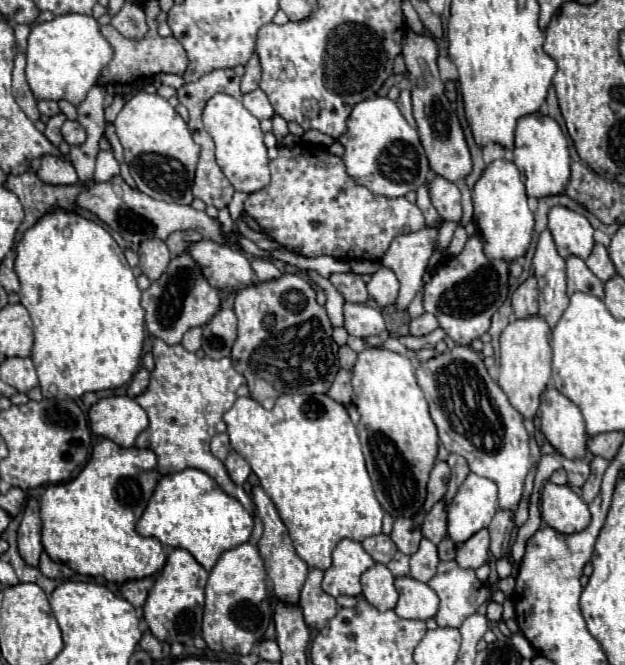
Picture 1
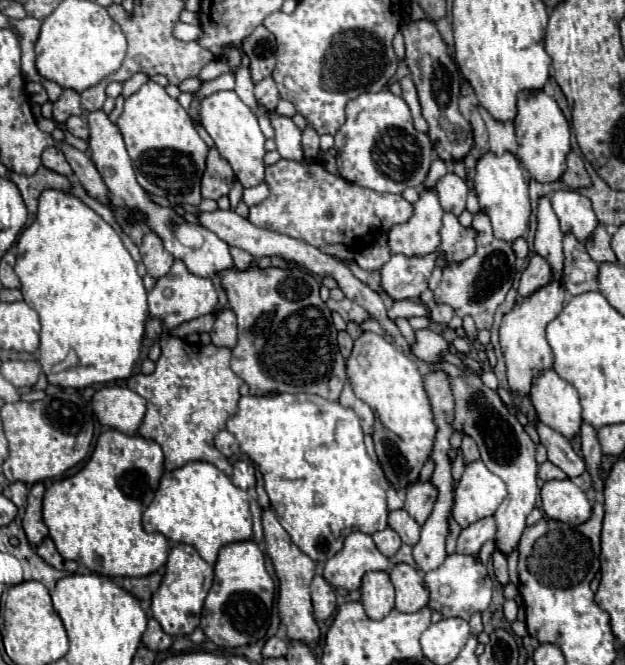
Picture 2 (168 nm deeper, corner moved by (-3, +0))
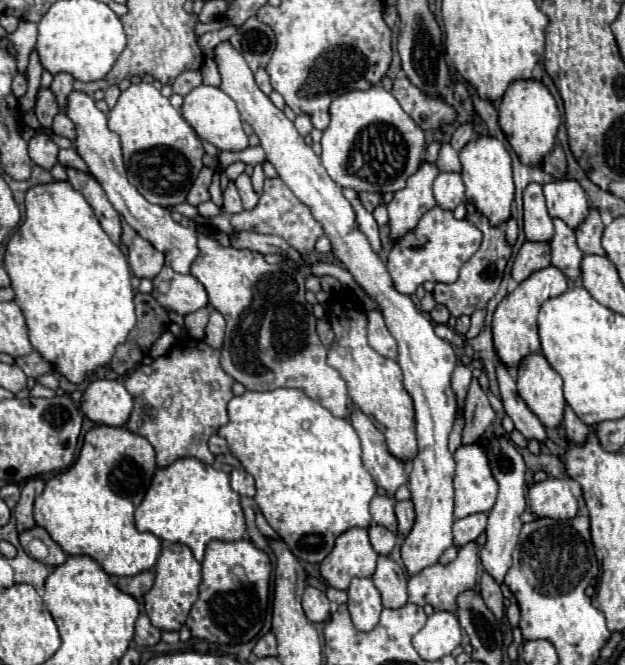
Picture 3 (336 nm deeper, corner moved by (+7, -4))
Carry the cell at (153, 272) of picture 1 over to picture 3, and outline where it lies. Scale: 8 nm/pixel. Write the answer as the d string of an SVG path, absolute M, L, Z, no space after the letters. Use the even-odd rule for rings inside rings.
M136 235L130 245L128 265L138 279L142 279L142 277L154 279L160 273L160 269L164 267L164 255L160 251L156 251L146 239Z

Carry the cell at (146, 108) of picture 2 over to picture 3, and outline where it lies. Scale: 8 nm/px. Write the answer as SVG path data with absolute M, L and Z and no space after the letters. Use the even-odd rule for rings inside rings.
M136 83L120 93L118 103L108 113L108 127L120 135L124 165L130 183L140 195L160 207L172 207L186 201L186 195L198 177L204 157L202 141L152 83Z

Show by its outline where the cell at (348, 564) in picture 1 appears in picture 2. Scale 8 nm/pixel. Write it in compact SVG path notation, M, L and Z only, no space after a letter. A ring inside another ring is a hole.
M350 533L344 539L342 551L326 561L324 579L334 589L354 591L360 589L362 575L368 571L388 569L388 559L376 549L374 541L366 533Z

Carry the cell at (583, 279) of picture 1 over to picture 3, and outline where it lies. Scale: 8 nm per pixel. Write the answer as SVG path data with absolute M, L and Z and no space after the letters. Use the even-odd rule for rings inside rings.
M554 219L554 237L550 241L552 245L552 263L564 271L564 275L570 281L576 281L580 277L580 261L584 253L580 251L576 243L576 233L572 227L568 227L562 219Z

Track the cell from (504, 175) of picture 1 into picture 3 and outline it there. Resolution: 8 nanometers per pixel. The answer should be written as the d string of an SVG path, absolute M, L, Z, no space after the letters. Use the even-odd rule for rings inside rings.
M478 135L460 149L462 179L466 185L466 199L476 205L476 209L490 219L492 225L502 225L512 215L514 201L514 181L510 167L510 153L506 147L490 135Z

